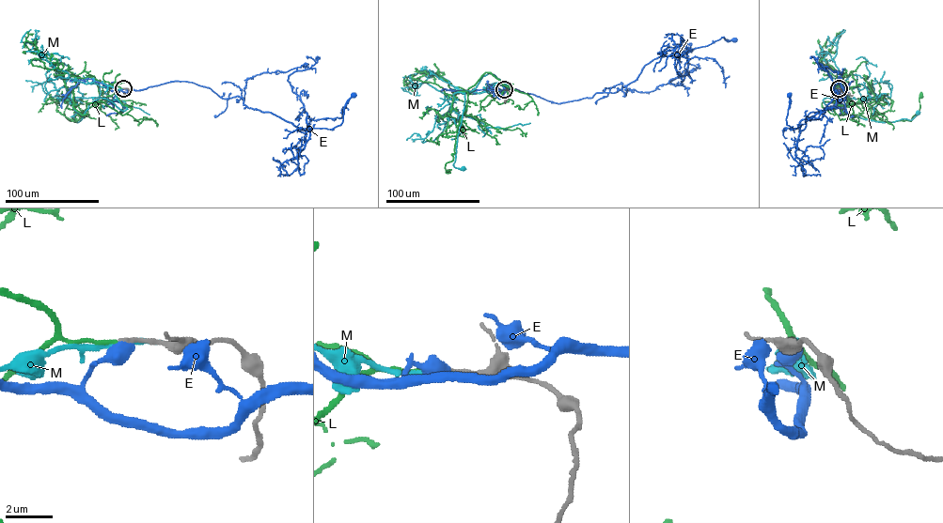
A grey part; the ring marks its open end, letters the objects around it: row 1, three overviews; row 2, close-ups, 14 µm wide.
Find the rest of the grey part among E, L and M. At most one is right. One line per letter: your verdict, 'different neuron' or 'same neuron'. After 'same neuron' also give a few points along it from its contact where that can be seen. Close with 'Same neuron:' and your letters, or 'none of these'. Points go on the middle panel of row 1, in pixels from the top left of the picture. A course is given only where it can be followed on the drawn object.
E: different neuron
L: same neuron; it runs (504, 89), (497, 86), (512, 84), (506, 86), (486, 72), (468, 89), (453, 159), (445, 166), (447, 171)
M: different neuron
Same neuron: L

